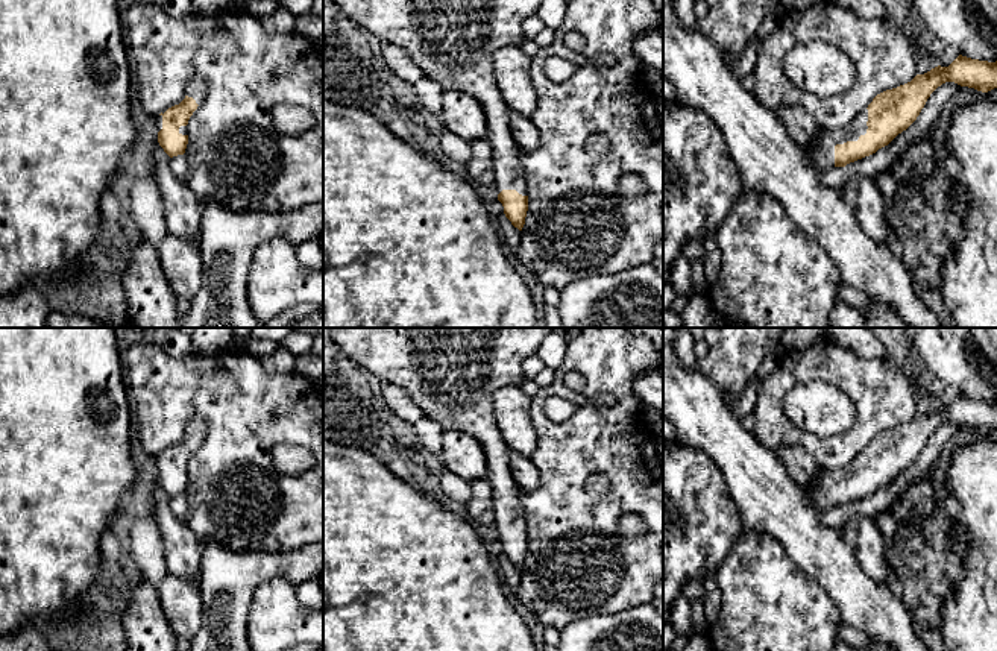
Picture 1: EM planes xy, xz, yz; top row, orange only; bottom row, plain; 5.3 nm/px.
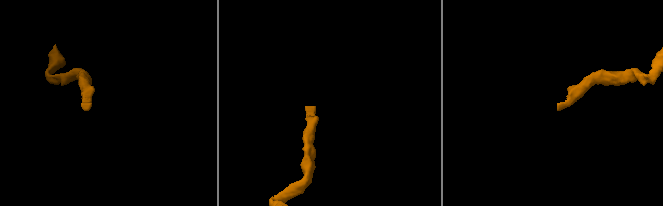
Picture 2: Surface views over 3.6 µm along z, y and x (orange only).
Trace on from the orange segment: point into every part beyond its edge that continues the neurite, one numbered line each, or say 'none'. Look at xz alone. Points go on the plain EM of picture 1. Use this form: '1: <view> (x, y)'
1: xz (451, 374)

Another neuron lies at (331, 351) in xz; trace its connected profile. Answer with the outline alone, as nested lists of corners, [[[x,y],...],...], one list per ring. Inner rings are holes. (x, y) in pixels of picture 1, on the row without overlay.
[[[323,328],[323,375],[334,369],[340,354],[341,351],[331,335],[331,328]]]

